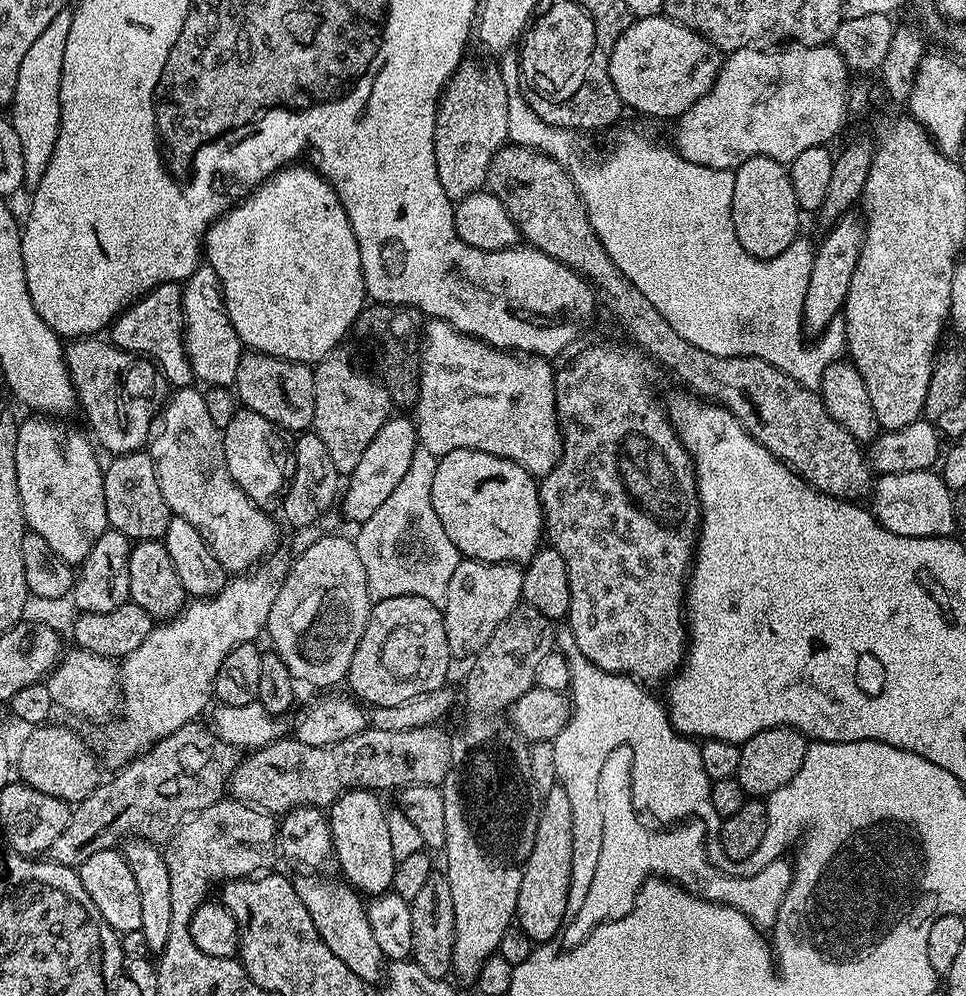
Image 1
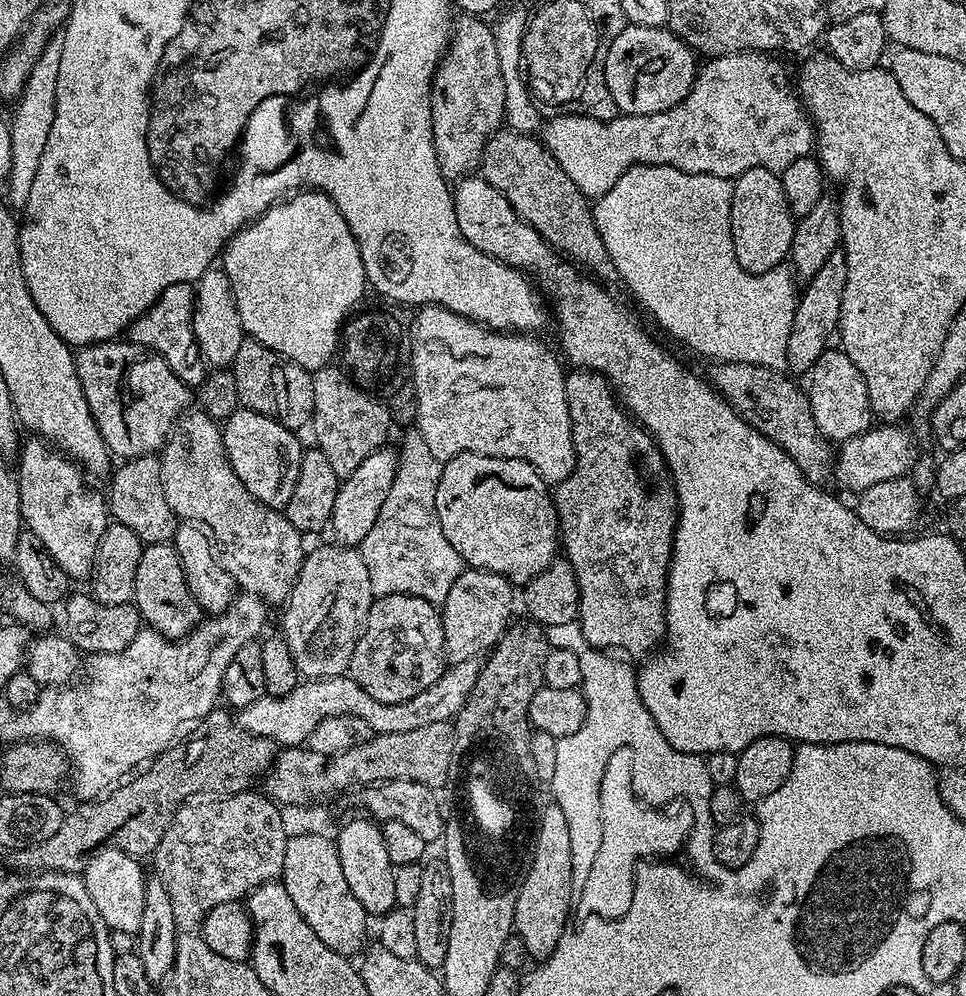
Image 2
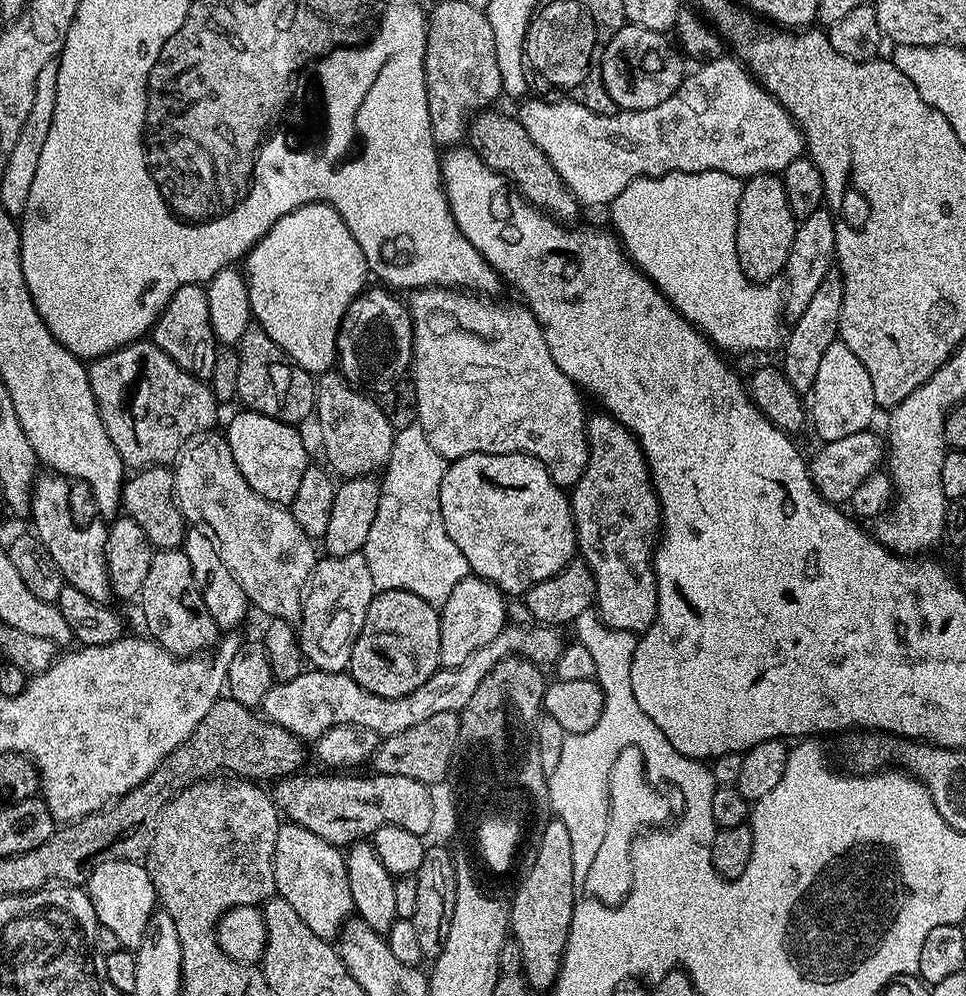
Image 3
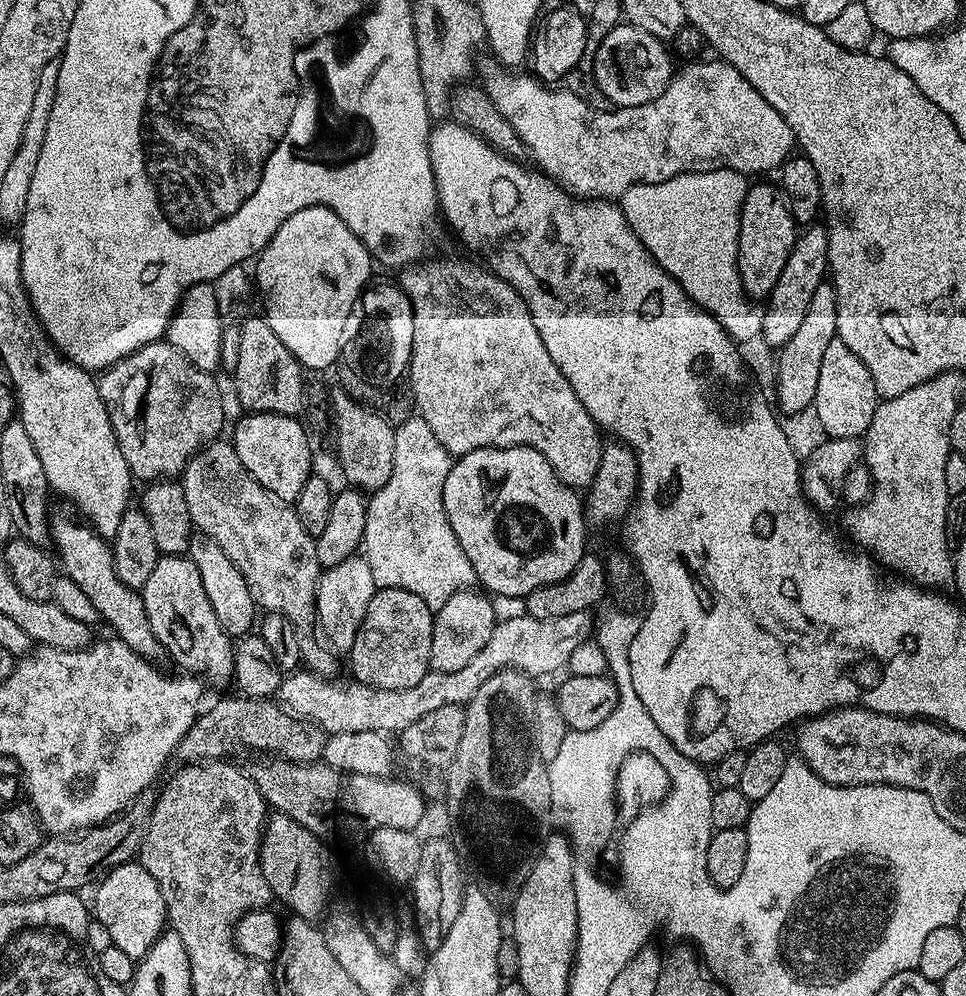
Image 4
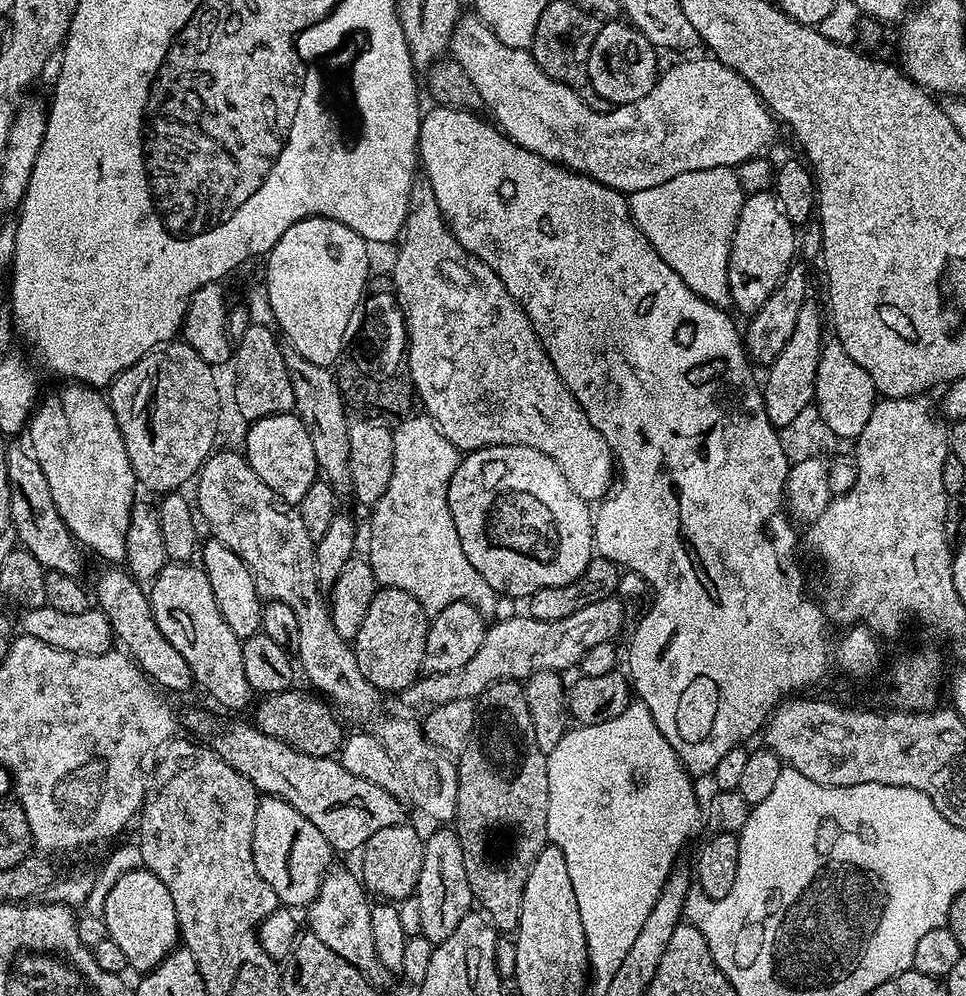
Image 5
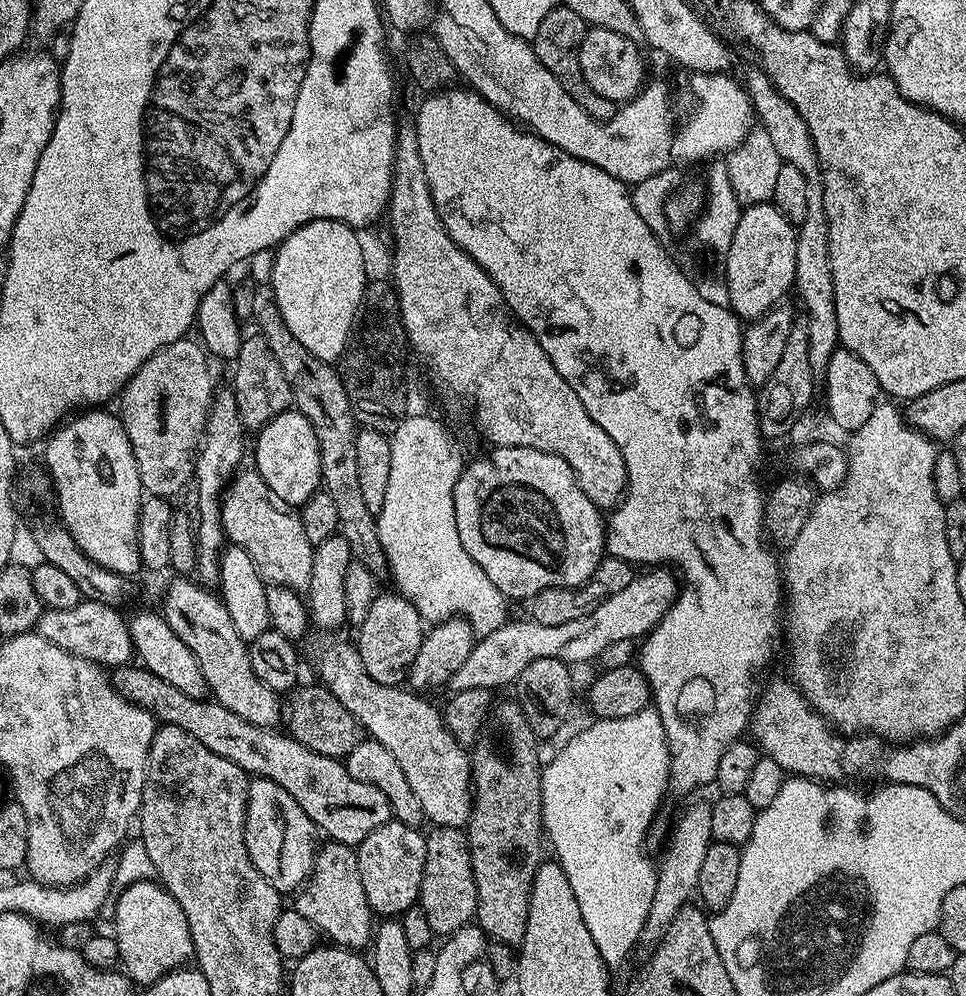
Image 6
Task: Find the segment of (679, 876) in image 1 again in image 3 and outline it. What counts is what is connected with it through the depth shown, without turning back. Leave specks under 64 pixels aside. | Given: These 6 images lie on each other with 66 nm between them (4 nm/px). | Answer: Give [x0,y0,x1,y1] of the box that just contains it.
[583,769,680,906]

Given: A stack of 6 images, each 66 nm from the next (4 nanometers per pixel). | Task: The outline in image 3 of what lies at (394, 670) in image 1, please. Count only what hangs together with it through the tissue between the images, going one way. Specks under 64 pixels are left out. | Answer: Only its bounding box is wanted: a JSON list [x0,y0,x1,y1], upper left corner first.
[347,590,441,698]

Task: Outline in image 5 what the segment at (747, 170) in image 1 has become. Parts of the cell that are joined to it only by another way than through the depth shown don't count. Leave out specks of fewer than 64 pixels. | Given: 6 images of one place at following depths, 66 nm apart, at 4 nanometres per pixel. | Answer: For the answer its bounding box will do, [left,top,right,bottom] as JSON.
[728,191,798,314]

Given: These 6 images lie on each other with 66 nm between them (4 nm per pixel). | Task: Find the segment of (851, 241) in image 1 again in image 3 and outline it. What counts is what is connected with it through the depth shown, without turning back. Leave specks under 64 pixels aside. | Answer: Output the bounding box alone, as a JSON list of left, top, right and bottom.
[782,270,844,393]

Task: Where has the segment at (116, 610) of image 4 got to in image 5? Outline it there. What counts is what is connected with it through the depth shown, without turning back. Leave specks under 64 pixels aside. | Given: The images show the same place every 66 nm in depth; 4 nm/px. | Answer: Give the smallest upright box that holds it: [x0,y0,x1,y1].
[93,566,193,692]

